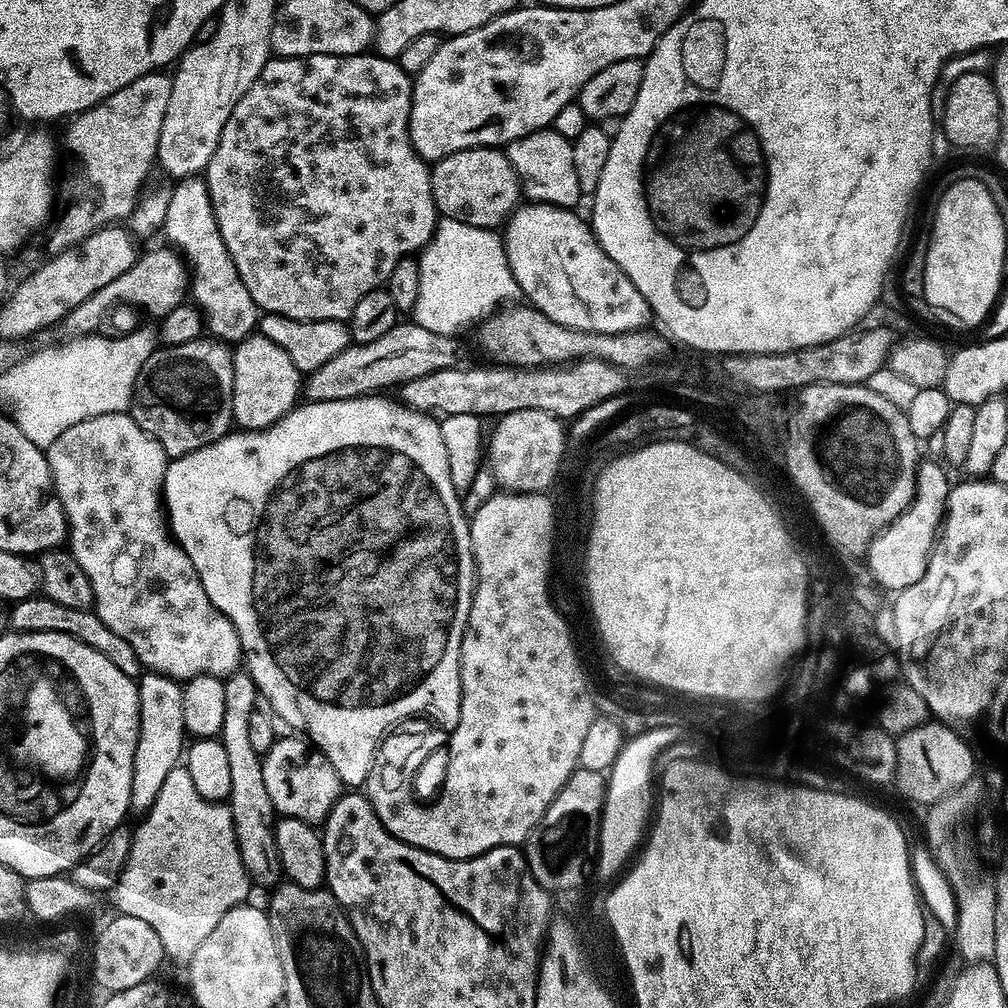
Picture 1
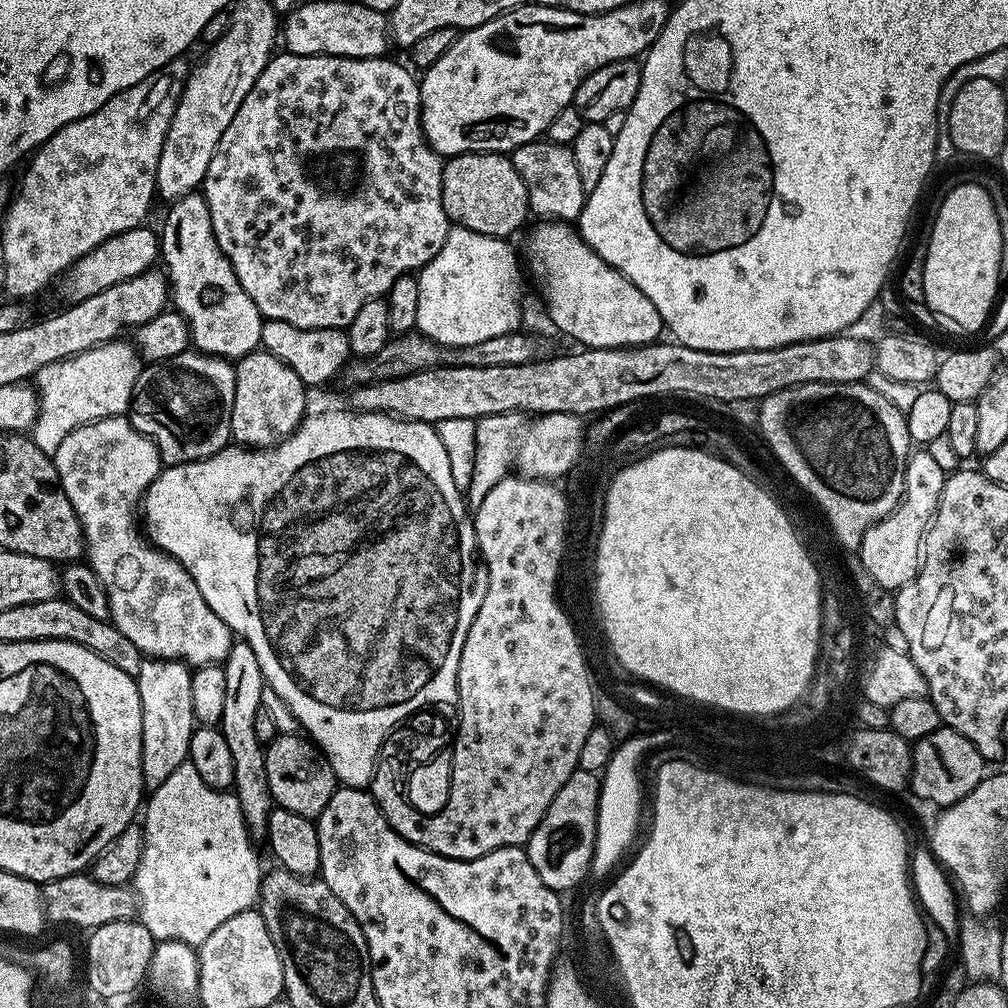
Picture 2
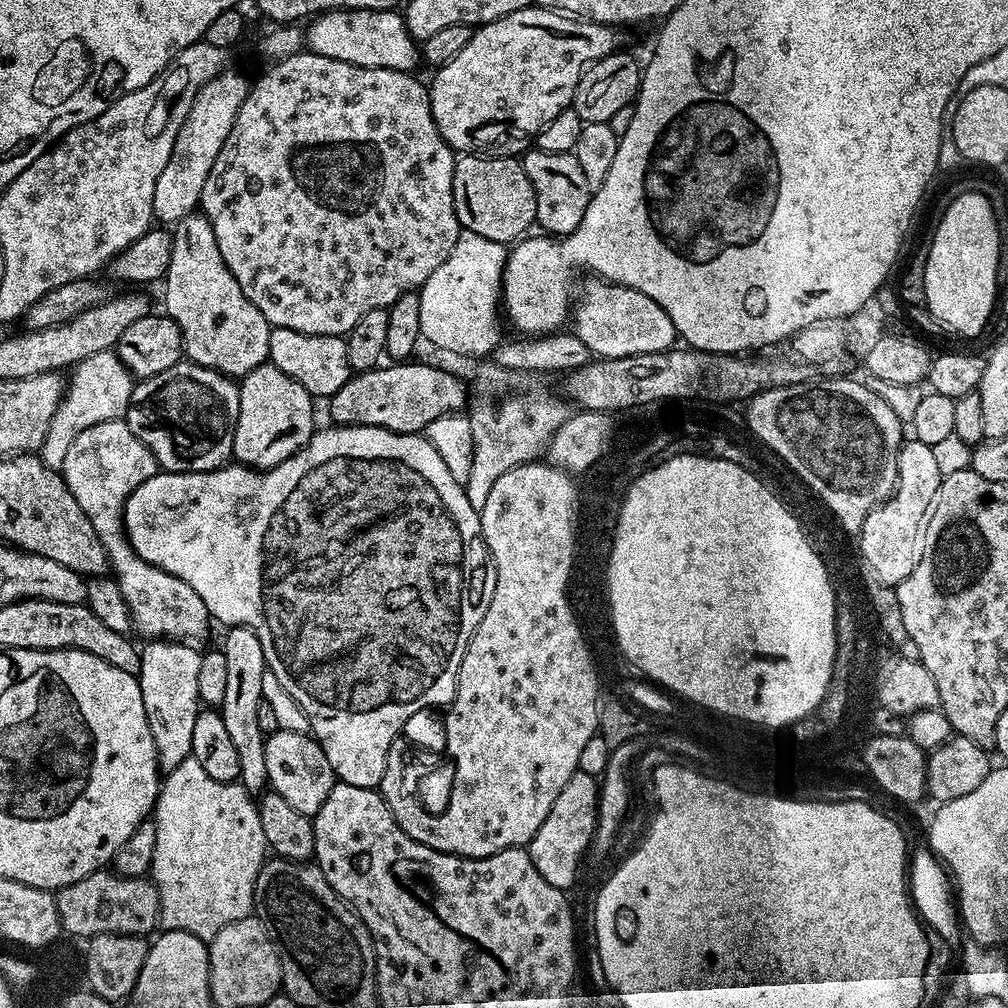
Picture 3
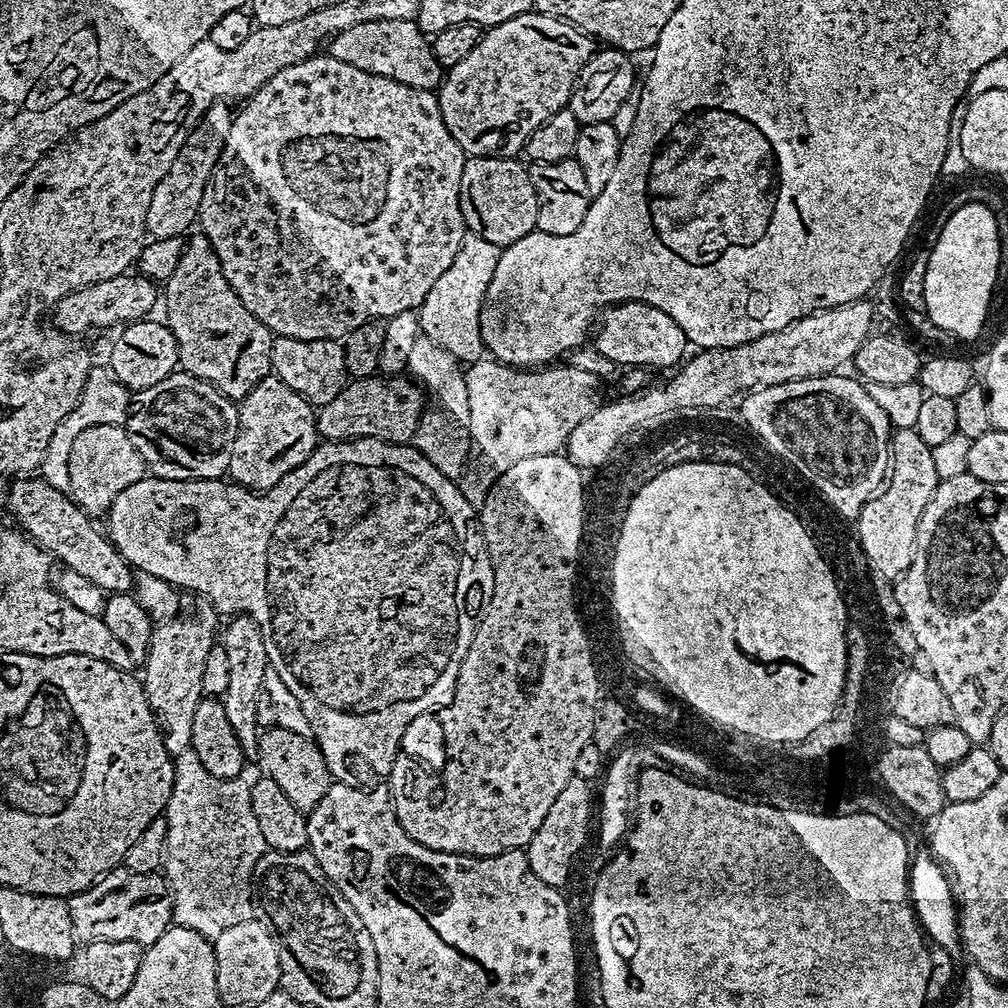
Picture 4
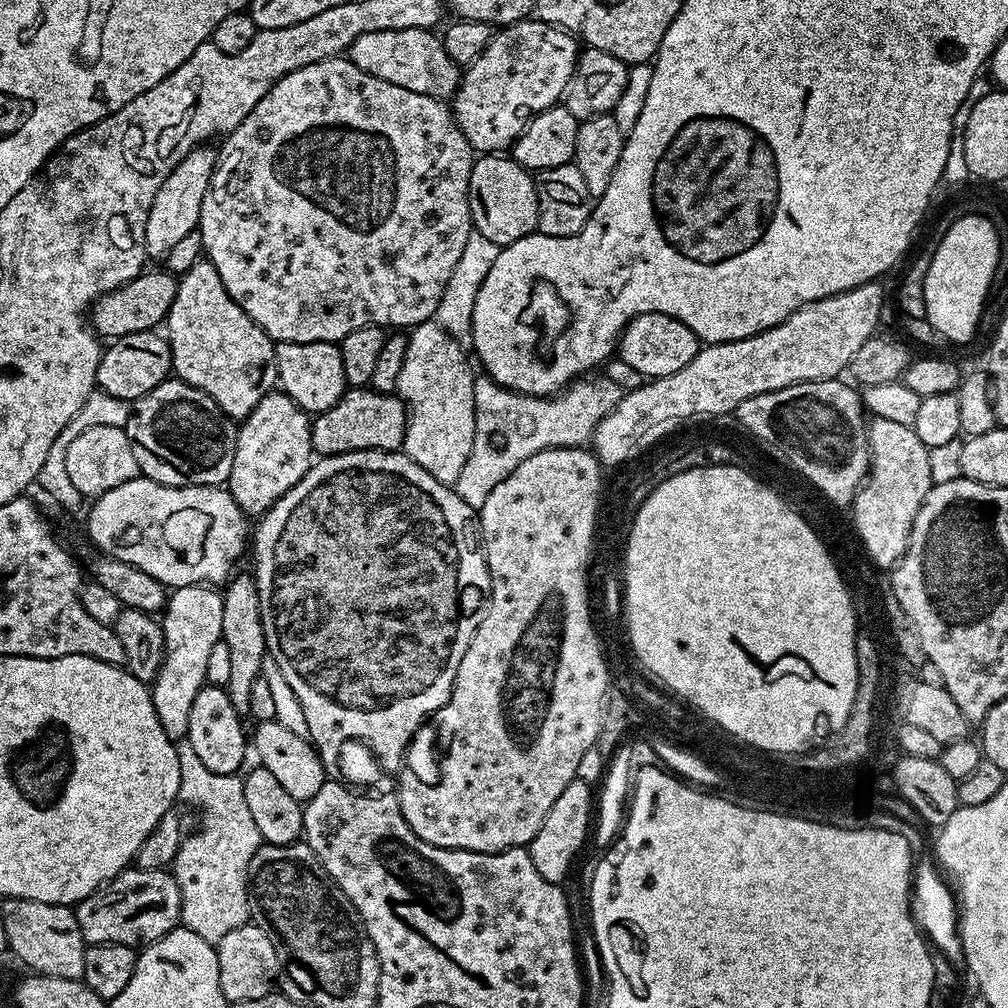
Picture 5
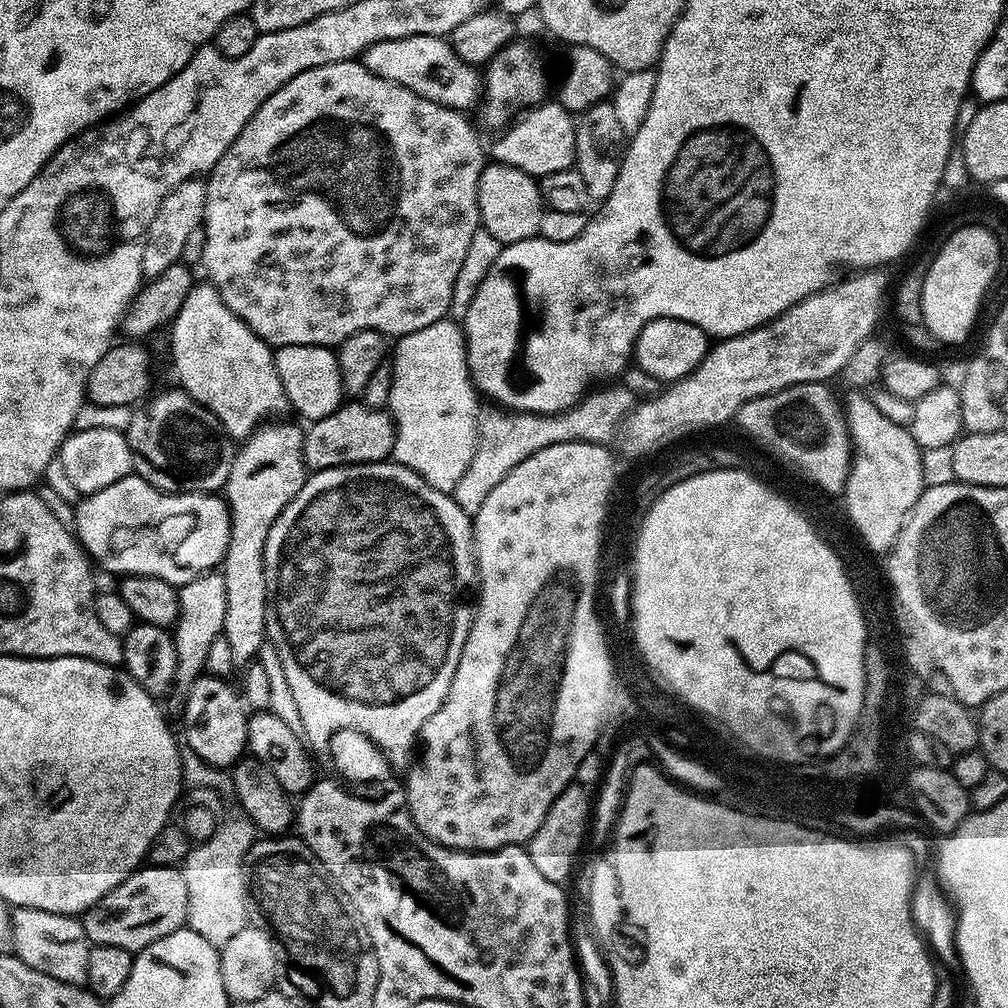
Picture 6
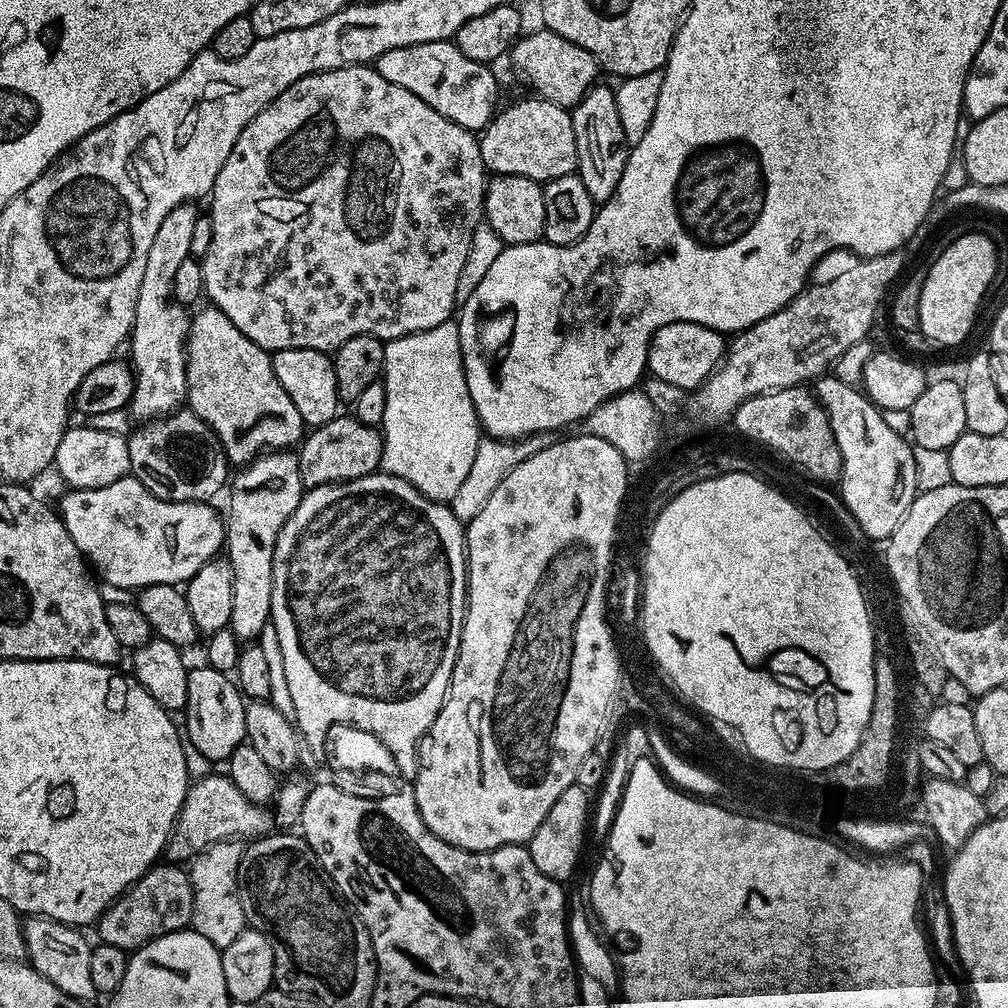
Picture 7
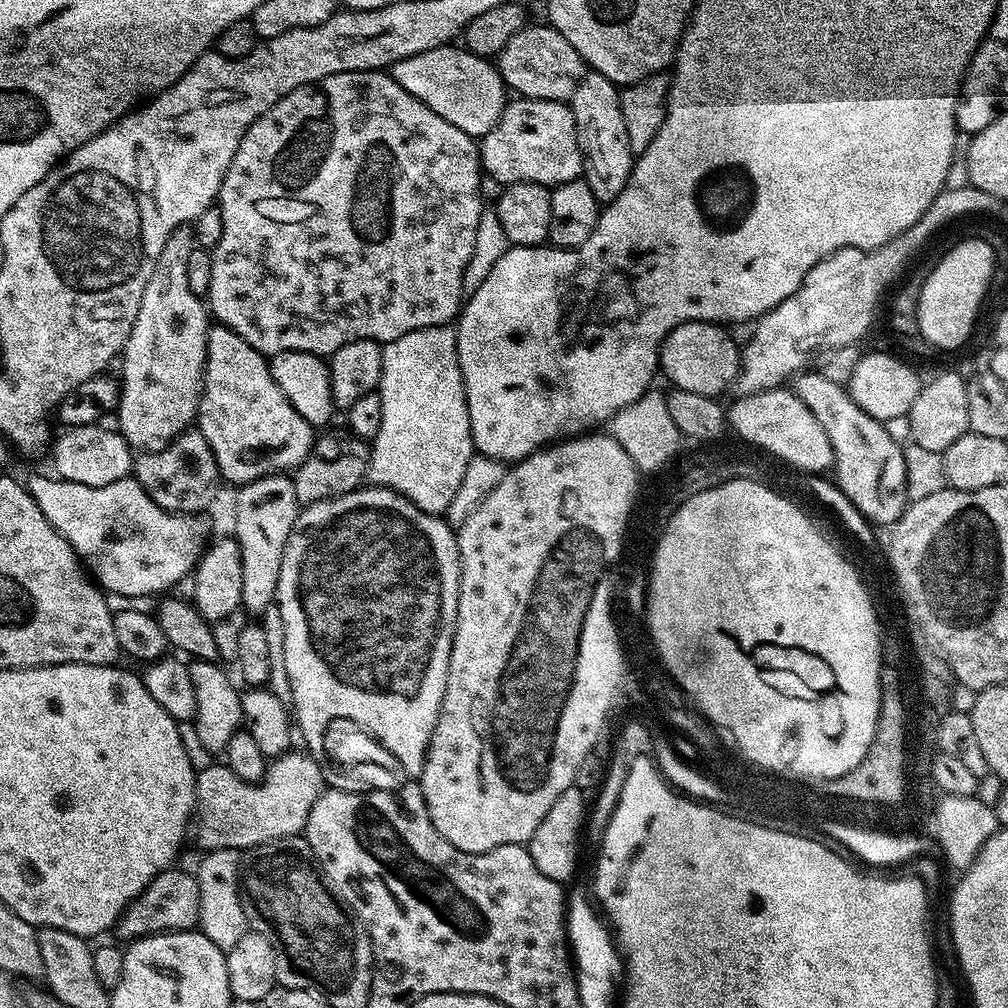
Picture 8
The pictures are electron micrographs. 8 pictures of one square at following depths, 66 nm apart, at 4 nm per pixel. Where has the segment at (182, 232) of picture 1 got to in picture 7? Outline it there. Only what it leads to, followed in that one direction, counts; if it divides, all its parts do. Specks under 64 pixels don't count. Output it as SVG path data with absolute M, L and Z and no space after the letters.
M214 306L207 307L197 316L195 313L188 326L187 407L214 430L222 442L229 465L243 466L265 450L288 450L299 445L305 435L306 425L302 414L298 414L298 409L294 407L294 402L290 402L290 394L282 390L282 382L278 382L272 369L271 355L250 342L250 338L246 338L246 334L242 334L242 330L238 330L238 326L234 326L234 322L222 314L222 310Z

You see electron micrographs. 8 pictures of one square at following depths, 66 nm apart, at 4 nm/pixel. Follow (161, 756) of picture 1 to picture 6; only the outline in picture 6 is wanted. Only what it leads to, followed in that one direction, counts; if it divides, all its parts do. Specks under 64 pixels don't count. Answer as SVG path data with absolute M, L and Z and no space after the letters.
M223 571L202 572L198 578L179 585L180 616L174 625L174 639L178 654L176 684L186 690L204 672L206 653L214 638L224 634L226 622L226 582Z

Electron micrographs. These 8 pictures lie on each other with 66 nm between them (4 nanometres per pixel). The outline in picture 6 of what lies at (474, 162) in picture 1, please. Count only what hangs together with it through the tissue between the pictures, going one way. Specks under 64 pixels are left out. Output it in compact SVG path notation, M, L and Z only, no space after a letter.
M485 163L478 182L478 198L481 225L501 246L517 244L520 240L531 240L540 231L540 219L544 213L544 200L540 196L537 177L526 174L514 166Z

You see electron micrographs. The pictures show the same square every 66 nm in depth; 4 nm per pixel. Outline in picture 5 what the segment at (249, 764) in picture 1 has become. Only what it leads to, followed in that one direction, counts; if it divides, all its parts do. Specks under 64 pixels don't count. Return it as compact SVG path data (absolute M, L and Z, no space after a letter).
M233 575L223 589L222 638L230 649L230 678L227 682L228 697L234 702L237 712L247 713L250 706L250 689L254 678L261 676L264 670L264 657L267 653L262 614L258 602L256 581L251 575Z

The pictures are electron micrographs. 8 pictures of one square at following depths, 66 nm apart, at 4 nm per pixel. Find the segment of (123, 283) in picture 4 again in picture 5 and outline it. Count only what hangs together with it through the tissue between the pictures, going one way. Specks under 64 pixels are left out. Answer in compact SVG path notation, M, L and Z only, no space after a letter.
M167 270L148 271L141 271L139 276L135 276L133 280L126 282L121 288L103 292L91 304L90 324L101 337L115 338L126 334L150 332L167 321L168 311L174 302L177 277Z

